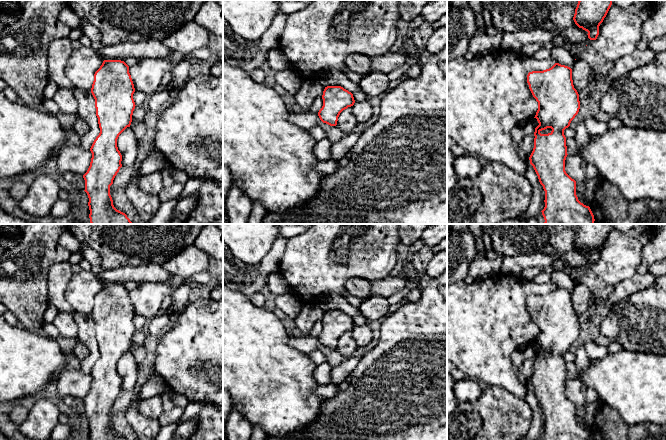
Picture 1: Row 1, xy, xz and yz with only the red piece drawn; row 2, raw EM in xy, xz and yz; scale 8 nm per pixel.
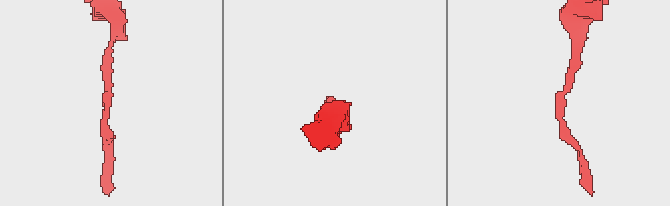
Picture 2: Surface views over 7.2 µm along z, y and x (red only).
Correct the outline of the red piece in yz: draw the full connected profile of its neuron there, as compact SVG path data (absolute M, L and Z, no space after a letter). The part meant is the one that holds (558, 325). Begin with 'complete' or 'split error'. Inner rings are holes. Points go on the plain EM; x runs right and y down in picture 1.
complete; M555 287L549 293L529 296L527 307L538 326L534 342L539 349L529 384L545 415L542 439L594 440L590 431L578 424L576 405L565 395L568 378L564 354L580 333L572 293Z

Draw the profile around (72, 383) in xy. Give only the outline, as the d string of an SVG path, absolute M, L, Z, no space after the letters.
M67 369L61 372L57 378L59 397L63 399L70 396L83 400L90 390L91 382L92 377L90 374Z

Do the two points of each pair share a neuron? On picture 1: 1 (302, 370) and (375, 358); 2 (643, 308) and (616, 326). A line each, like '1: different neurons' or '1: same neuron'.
1: different neurons
2: same neuron

